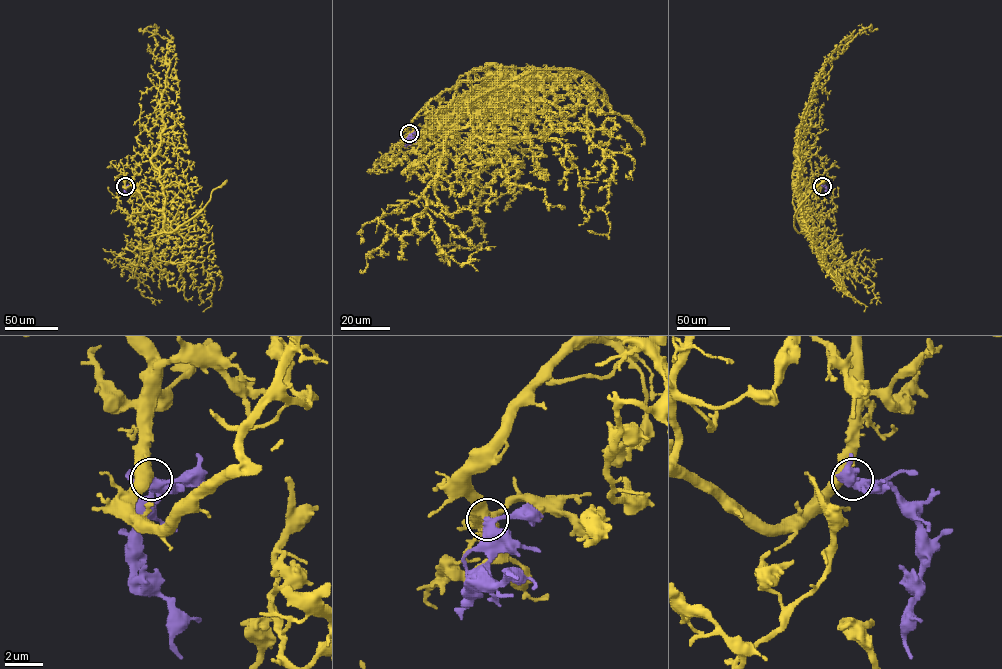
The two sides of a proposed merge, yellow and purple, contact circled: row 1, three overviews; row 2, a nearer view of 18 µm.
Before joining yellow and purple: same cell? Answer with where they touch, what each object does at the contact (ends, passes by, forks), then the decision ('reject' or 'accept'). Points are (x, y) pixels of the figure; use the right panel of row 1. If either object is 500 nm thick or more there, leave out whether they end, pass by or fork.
(822, 186) | yellow passes by | purple passes by | accept

